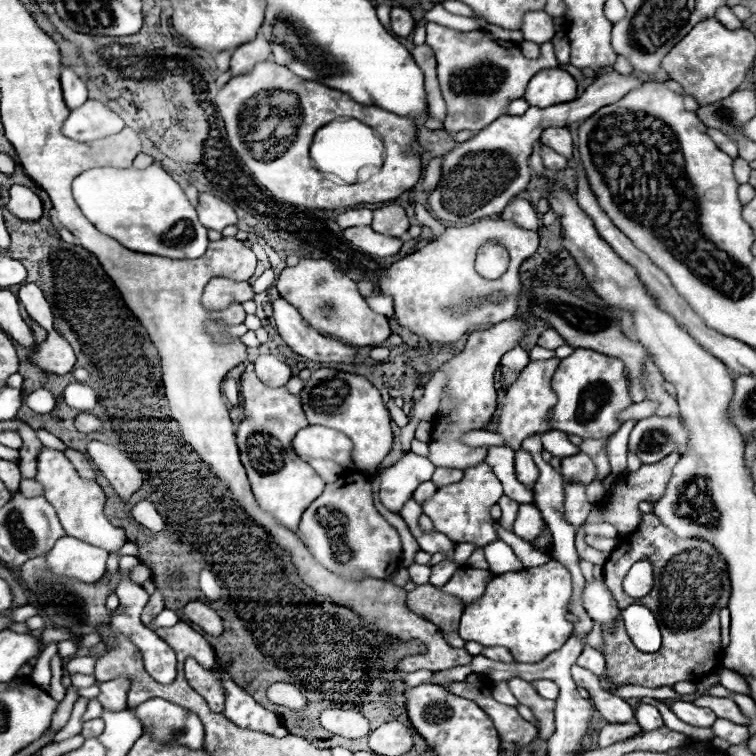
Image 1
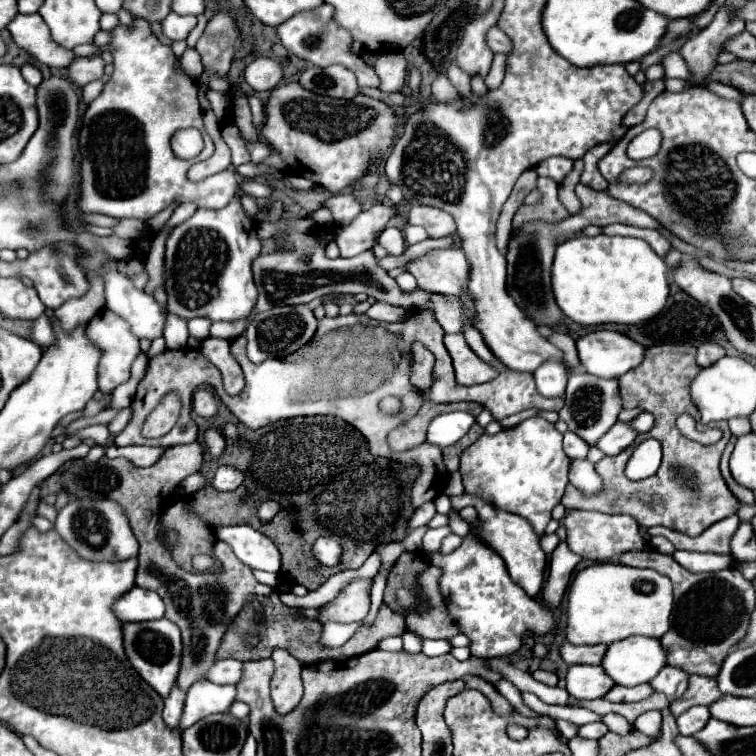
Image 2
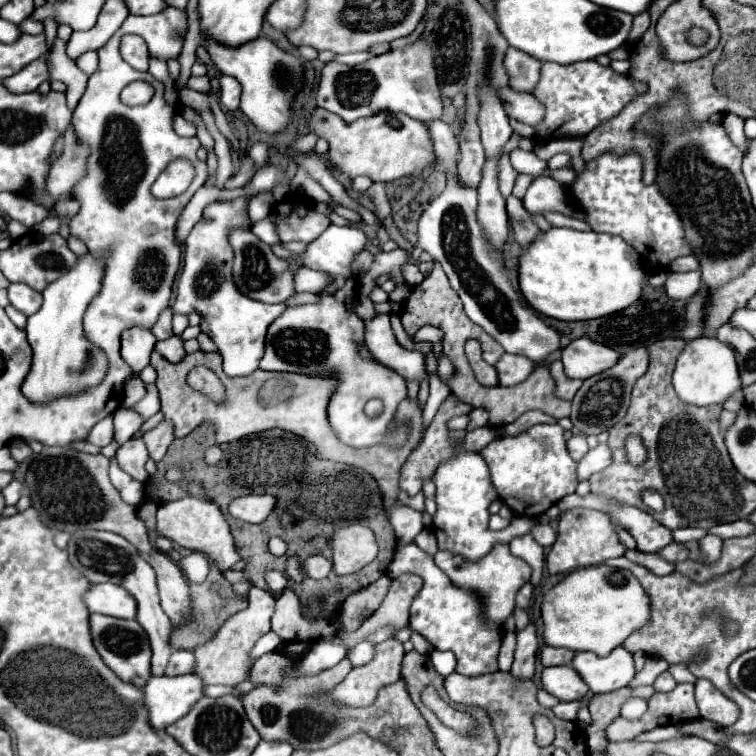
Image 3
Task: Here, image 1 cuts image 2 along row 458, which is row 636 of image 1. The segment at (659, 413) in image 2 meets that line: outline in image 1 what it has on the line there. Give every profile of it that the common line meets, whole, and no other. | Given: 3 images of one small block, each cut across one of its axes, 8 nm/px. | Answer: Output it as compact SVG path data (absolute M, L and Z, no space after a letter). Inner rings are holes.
M654 512L642 514L642 522L638 528L620 540L614 548L616 554L608 558L604 564L604 584L614 594L618 608L626 608L630 604L642 604L652 614L660 616L660 630L662 630L662 646L654 654L640 652L630 638L626 638L622 618L614 618L612 626L602 628L604 638L604 658L606 658L606 680L620 688L626 684L638 684L646 688L660 688L660 686L674 686L676 682L696 682L710 670L720 666L722 650L720 650L720 618L718 612L728 606L730 598L730 578L728 566L718 550L700 538L676 538L676 534L664 526ZM692 550L698 562L678 562L676 556L684 554L690 556ZM642 556L648 556L654 564L654 588L644 598L630 598L622 590L622 580L630 566L638 562Z

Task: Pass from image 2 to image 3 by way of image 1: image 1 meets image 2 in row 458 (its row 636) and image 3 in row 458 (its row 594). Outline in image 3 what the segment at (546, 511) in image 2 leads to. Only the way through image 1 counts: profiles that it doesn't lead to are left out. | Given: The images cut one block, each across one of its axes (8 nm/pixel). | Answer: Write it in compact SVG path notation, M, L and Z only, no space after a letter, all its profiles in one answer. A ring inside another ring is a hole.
M536 424L520 436L503 437L498 438L496 442L490 442L486 450L482 450L482 456L486 456L492 484L500 500L508 508L512 508L516 516L524 516L528 508L526 516L538 518L560 498L572 494L578 486L578 476L576 476L578 464L570 458L566 450L564 430L558 424Z

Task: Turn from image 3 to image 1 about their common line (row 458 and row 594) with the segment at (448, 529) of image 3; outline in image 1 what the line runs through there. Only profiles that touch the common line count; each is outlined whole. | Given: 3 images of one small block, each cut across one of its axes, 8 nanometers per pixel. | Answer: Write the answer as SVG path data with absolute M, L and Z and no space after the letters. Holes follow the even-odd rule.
M460 568L454 572L454 576L440 588L444 594L456 596L462 600L462 606L468 608L476 600L484 596L486 584L494 574L490 570L476 570L476 568Z

